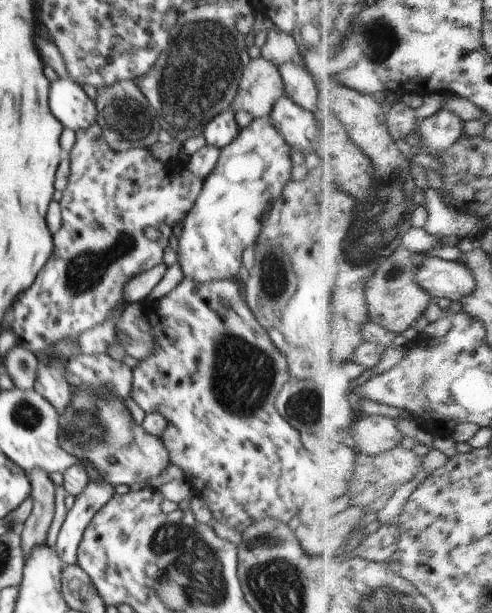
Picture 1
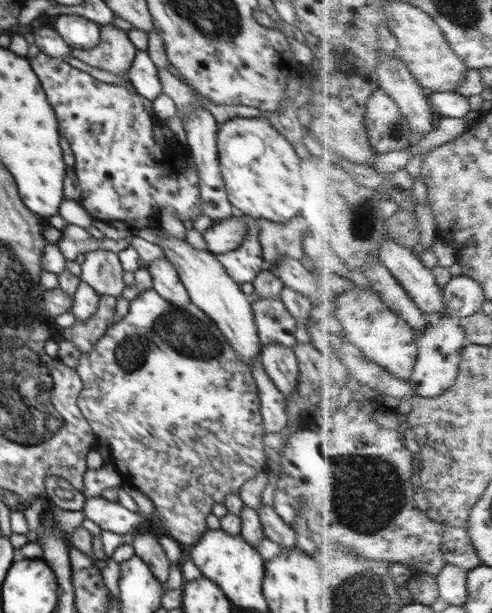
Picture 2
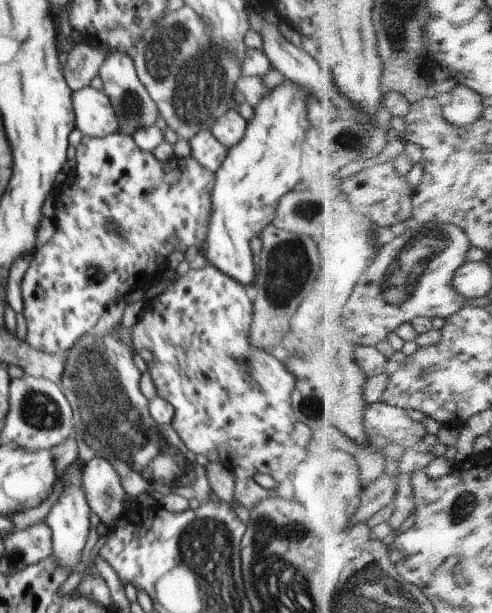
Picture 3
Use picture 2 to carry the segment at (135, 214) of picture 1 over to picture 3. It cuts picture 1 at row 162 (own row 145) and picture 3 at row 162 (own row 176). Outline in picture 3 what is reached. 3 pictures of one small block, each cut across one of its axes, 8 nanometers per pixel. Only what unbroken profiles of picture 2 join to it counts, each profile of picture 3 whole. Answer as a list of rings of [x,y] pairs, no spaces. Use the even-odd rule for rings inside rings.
[[[120,132],[112,133],[104,138],[83,136],[81,142],[76,147],[76,156],[76,166],[78,169],[74,172],[74,178],[68,182],[68,188],[64,188],[62,194],[55,199],[56,232],[46,244],[36,248],[20,284],[21,296],[24,303],[22,314],[27,324],[25,339],[32,348],[53,355],[58,354],[61,350],[69,352],[82,336],[91,334],[103,312],[106,312],[112,303],[124,298],[128,292],[138,290],[138,288],[146,289],[148,284],[160,279],[163,276],[162,272],[168,270],[168,256],[172,252],[179,250],[184,253],[190,246],[202,247],[209,229],[209,220],[213,213],[211,196],[215,185],[215,173],[204,168],[192,156],[176,156],[167,161],[160,161],[150,151],[138,148],[132,135],[125,135]],[[106,220],[114,220],[121,226],[121,236],[116,236],[106,230]]]

